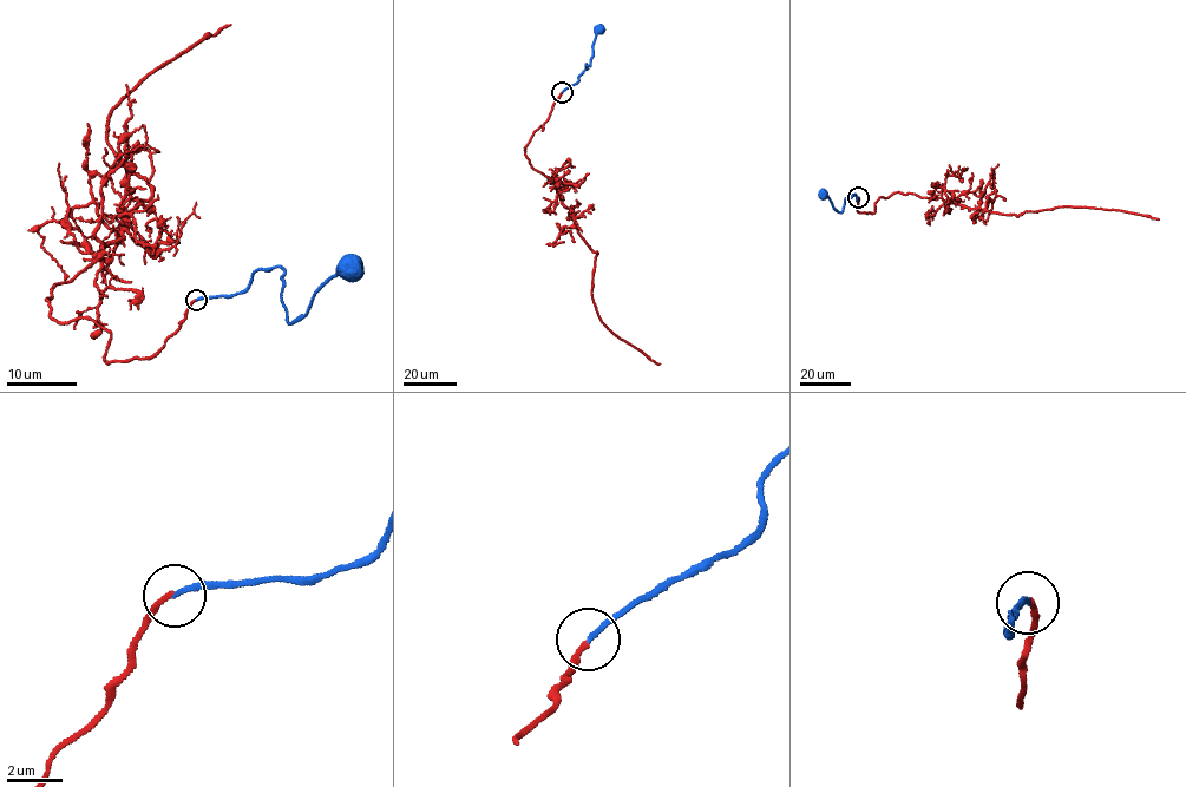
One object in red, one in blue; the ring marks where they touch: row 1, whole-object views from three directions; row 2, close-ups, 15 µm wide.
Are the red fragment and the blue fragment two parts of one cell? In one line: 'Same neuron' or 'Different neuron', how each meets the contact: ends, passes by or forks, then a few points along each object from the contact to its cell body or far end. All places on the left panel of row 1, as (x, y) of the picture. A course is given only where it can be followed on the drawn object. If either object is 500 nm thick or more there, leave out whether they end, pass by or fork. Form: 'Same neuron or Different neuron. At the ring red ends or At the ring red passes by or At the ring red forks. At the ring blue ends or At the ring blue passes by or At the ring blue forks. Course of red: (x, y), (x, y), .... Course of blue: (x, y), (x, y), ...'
Different neuron. At the ring red ends. At the ring blue ends. Course of red: (195, 300), (161, 351), (109, 364), (109, 330), (47, 297), (152, 194), (111, 109), (230, 25). Course of blue: (196, 301), (240, 294), (251, 274), (280, 267), (289, 325), (306, 315), (320, 284), (349, 271)

